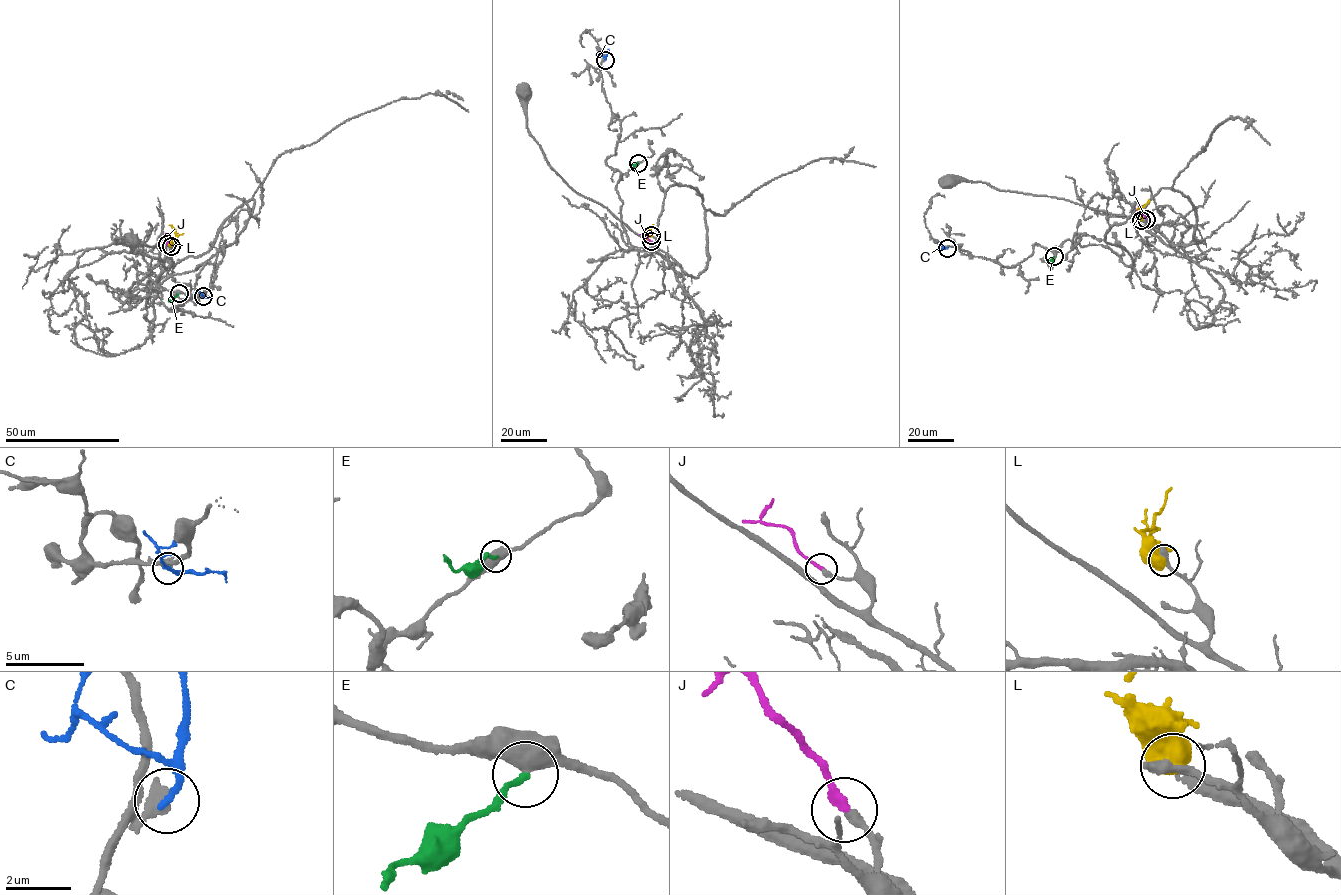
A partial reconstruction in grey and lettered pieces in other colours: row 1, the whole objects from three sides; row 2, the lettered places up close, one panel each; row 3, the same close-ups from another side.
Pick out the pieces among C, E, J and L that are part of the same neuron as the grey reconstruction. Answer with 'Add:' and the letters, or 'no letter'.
Add: J

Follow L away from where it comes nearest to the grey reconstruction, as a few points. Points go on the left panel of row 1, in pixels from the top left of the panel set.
L: (170, 246), (176, 234), (169, 225)

